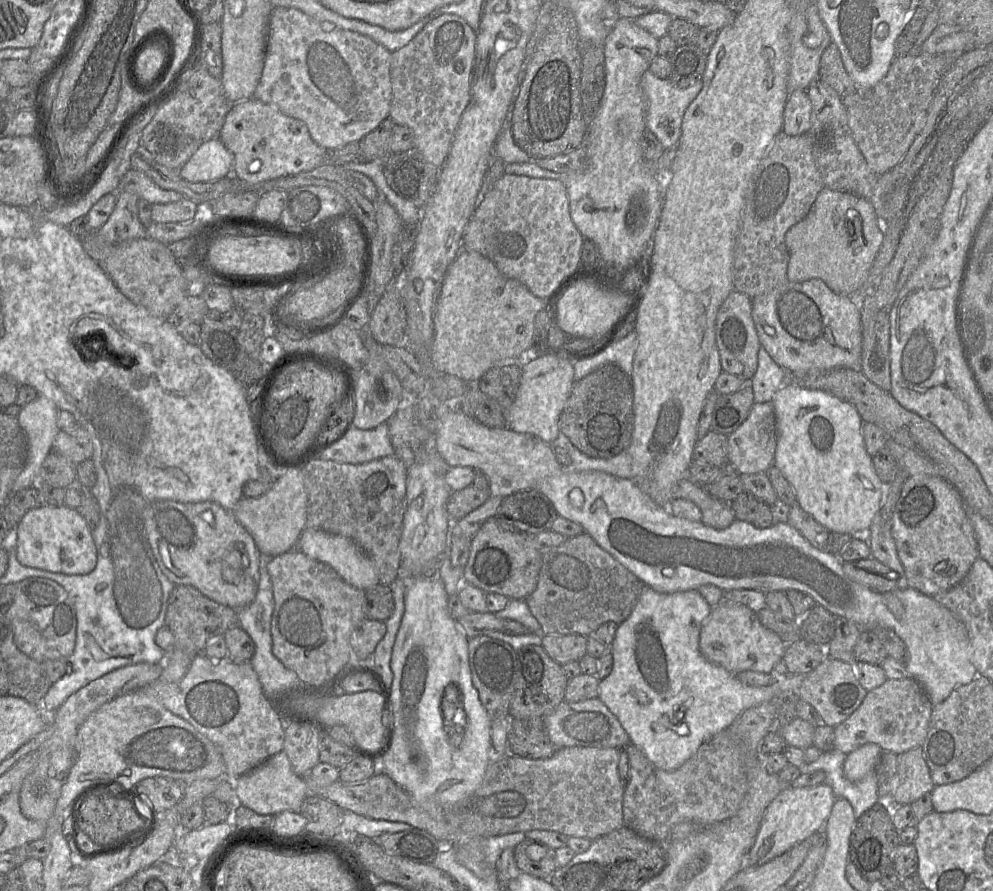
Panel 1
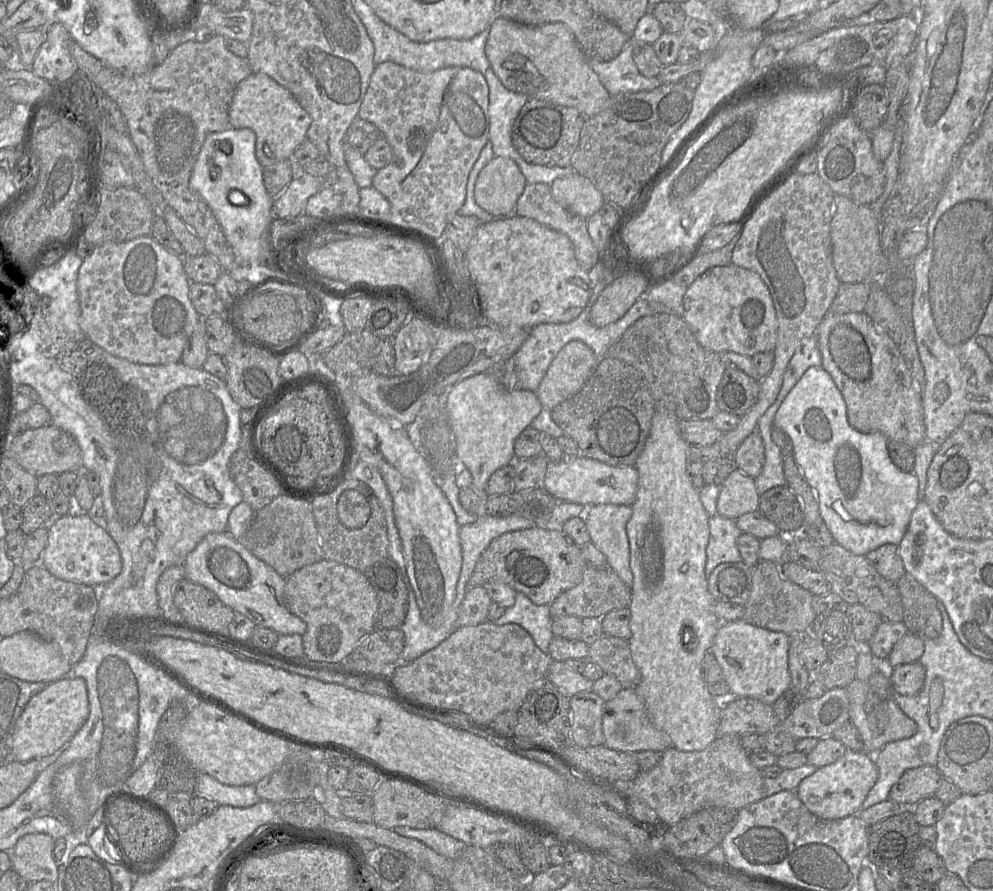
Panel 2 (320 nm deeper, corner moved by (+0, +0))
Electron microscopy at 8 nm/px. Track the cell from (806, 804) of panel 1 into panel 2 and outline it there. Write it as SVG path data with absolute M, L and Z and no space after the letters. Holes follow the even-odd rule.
M848 750L832 764L820 767L801 781L796 794L805 807L823 820L836 820L858 814L868 792L878 778L874 755Z

